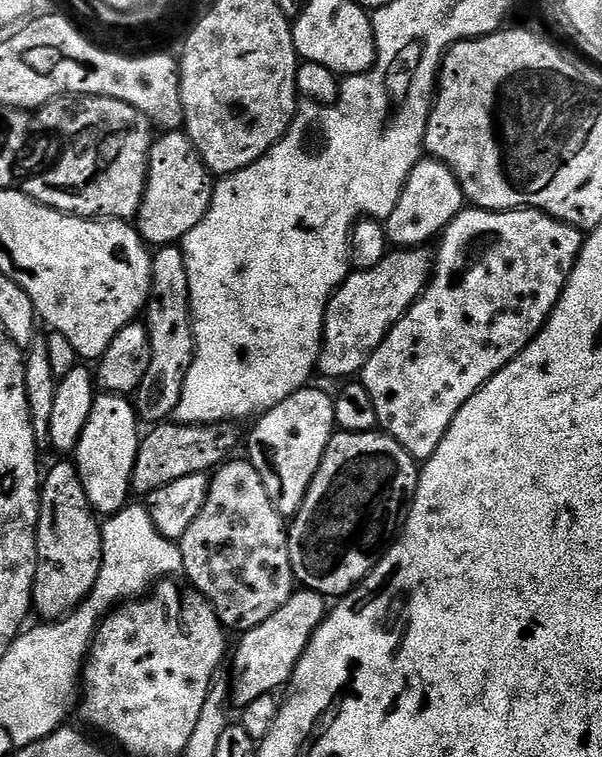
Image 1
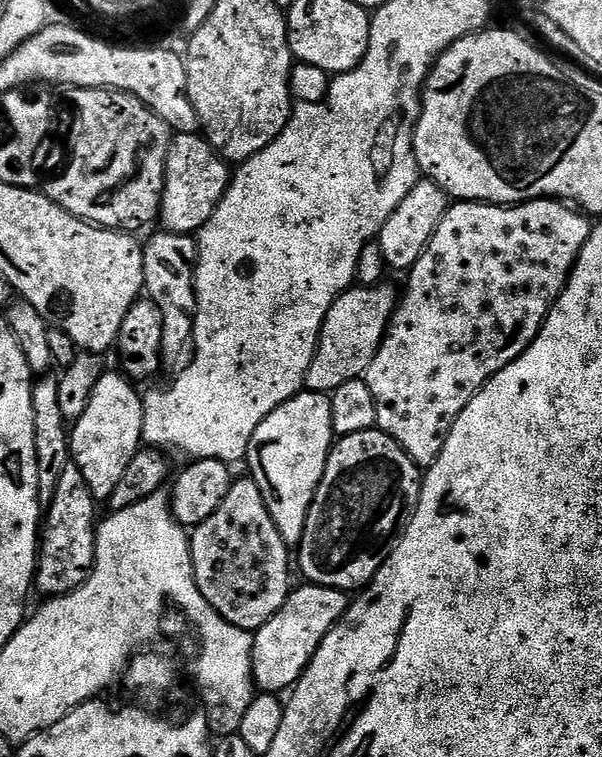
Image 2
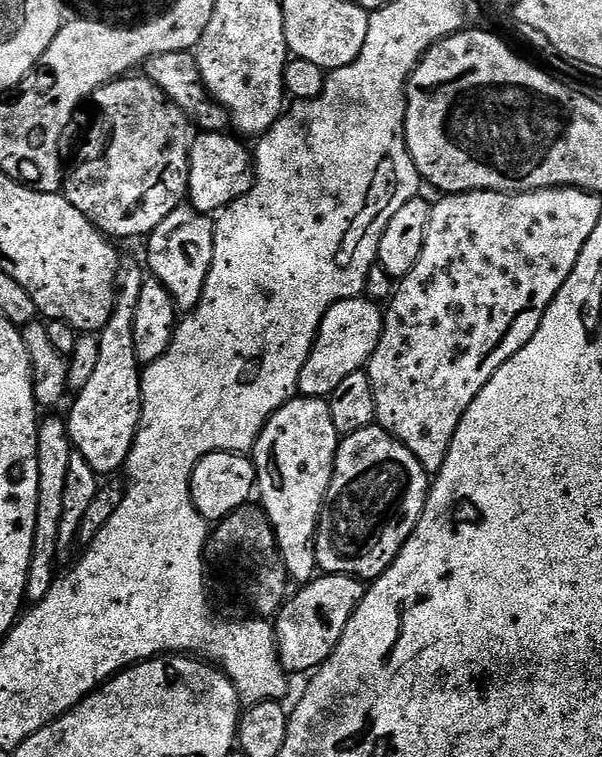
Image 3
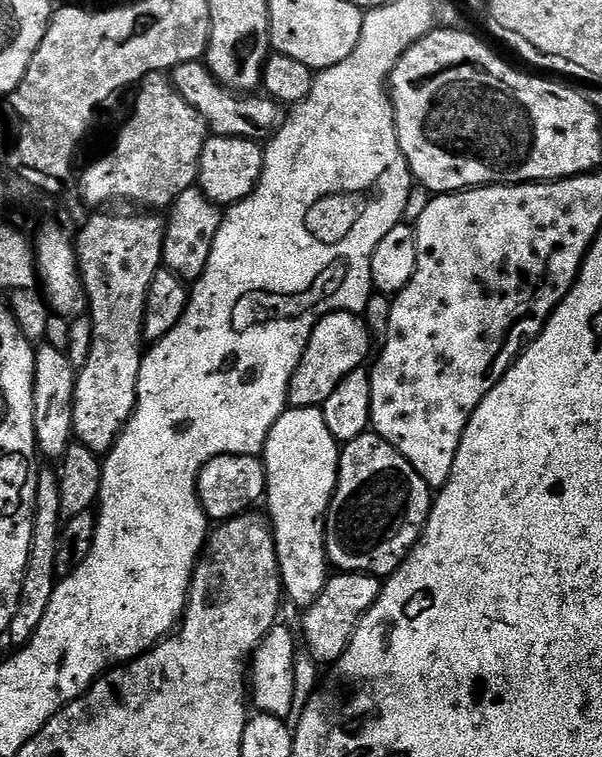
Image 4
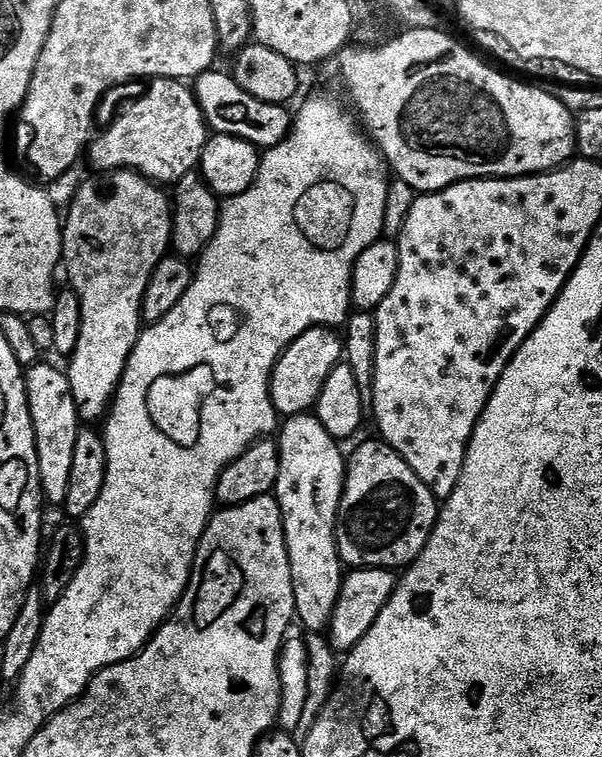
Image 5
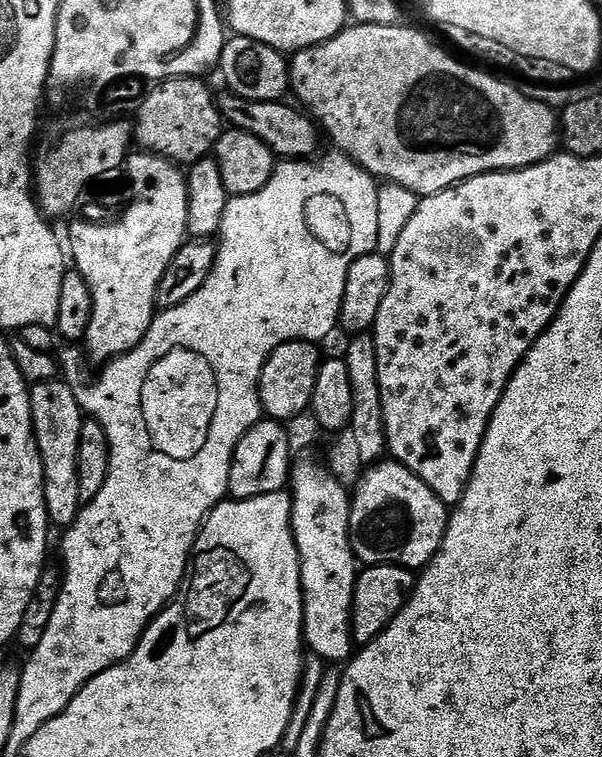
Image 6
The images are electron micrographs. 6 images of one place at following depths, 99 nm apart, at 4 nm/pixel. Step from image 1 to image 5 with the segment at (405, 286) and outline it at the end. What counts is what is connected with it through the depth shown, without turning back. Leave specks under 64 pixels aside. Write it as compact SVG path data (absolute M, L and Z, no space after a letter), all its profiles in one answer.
M331 327L306 330L292 343L276 363L272 372L272 401L281 417L303 416L311 413L318 402L318 394L326 386L326 380L346 356L346 344L341 333Z

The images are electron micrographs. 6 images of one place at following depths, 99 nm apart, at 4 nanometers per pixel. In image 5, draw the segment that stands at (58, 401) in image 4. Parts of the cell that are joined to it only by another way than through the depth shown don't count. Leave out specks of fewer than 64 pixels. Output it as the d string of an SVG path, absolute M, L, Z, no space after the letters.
M37 362L27 369L24 385L28 395L28 409L34 426L34 438L38 450L38 474L40 490L49 505L63 506L66 492L70 490L70 469L73 467L74 441L82 427L78 406L74 402L74 390L70 390L70 378L63 367Z

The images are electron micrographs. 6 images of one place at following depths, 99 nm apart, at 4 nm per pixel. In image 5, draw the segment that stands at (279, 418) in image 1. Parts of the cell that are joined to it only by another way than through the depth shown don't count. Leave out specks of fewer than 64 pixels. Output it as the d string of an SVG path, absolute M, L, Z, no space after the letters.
M314 414L289 416L278 432L280 465L274 489L282 510L290 574L294 582L296 620L305 633L324 632L332 621L346 575L336 545L336 519L344 493L346 452Z

